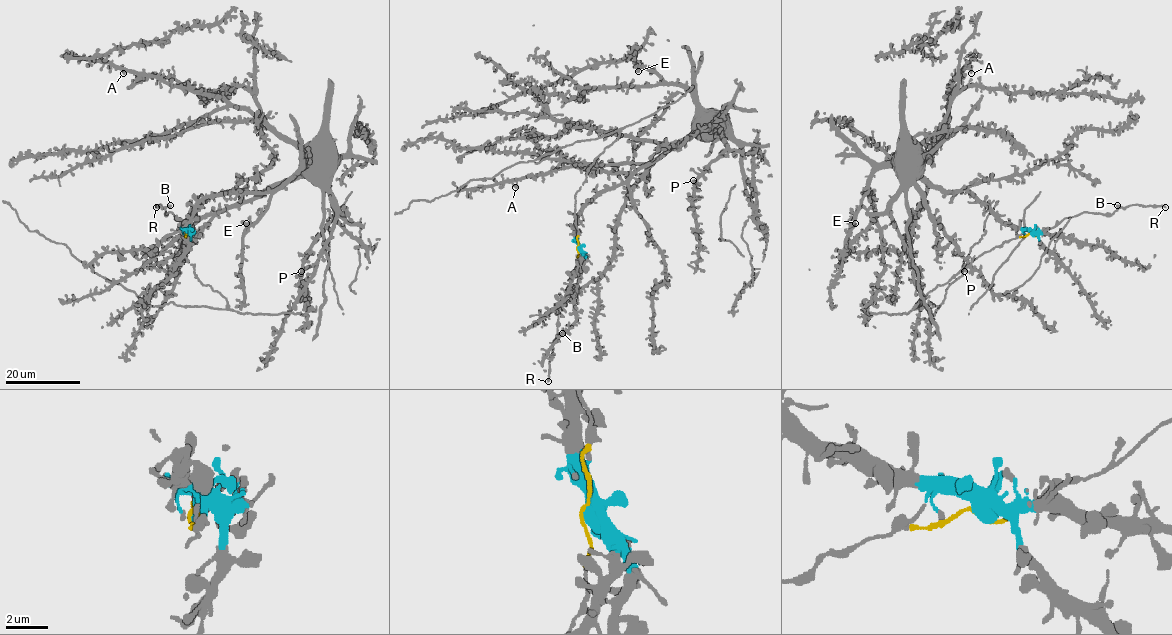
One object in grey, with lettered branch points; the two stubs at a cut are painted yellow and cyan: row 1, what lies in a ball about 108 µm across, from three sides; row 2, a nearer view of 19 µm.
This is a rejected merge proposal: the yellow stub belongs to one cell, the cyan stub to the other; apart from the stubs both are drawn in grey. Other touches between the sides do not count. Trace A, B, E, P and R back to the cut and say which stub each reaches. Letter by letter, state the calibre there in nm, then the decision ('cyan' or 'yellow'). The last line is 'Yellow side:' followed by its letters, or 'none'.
A: 440 nm thick; cyan
B: 400 nm thick; yellow
E: 400 nm thick; cyan
P: 440 nm thick; cyan
R: 200 nm thick; yellow
Yellow side: B, R

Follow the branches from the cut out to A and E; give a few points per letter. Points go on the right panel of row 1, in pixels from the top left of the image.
A: (1032, 234), (970, 191), (941, 191), (918, 172), (917, 152), (946, 117), (952, 83), (971, 73)
E: (1032, 234), (1007, 224), (970, 191), (941, 191), (914, 172), (893, 167), (872, 175), (851, 226), (855, 223)

